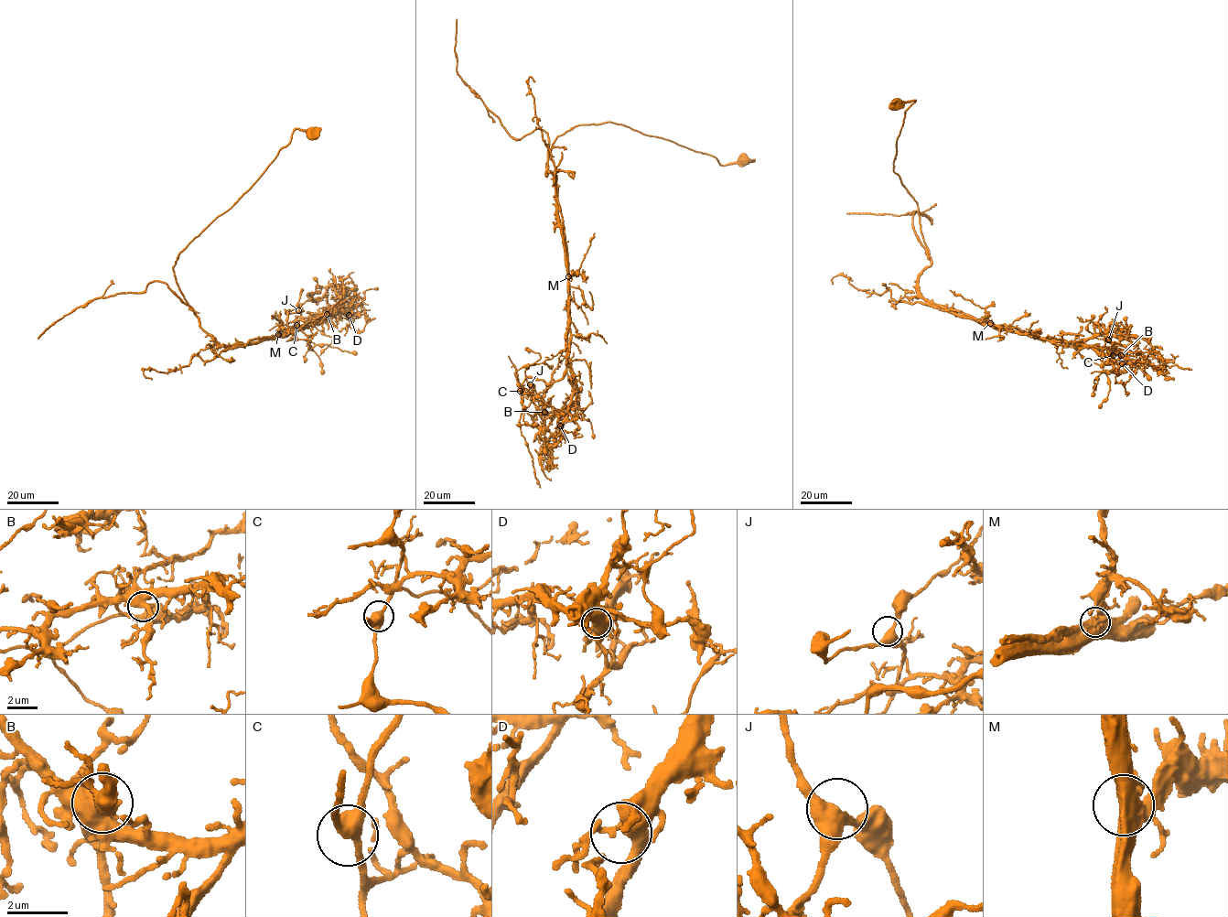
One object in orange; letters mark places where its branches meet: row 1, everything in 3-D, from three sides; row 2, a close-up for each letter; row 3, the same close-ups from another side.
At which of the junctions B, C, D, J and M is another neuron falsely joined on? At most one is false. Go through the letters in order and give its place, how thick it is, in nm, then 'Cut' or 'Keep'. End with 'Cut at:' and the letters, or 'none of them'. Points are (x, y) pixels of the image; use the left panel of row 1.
B: Place: (327, 314). Thickness 400 nm. Keep
C: Place: (296, 325). Thickness 440 nm. Keep
D: Place: (349, 315). Thickness 440 nm. Keep
J: Place: (298, 310). Thickness 400 nm. Keep
M: Place: (278, 334). Thickness 550 nm. Cut
Cut at: M

